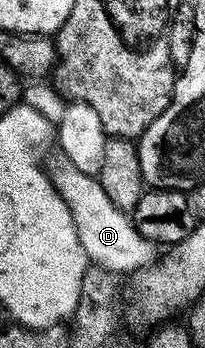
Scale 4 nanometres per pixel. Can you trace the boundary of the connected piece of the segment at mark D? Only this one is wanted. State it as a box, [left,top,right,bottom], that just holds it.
[50,152,157,276]

